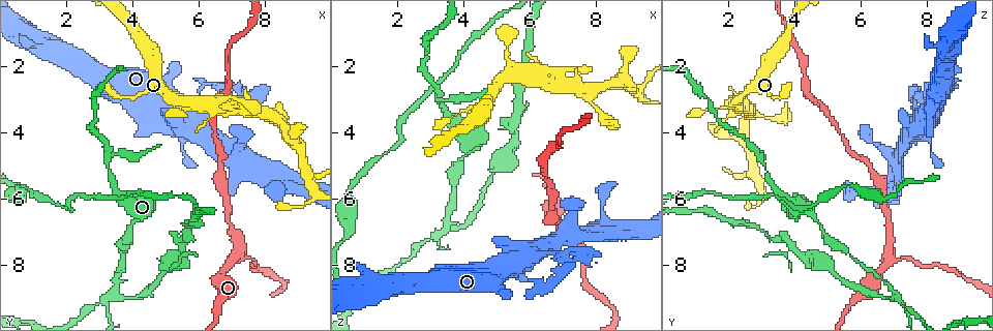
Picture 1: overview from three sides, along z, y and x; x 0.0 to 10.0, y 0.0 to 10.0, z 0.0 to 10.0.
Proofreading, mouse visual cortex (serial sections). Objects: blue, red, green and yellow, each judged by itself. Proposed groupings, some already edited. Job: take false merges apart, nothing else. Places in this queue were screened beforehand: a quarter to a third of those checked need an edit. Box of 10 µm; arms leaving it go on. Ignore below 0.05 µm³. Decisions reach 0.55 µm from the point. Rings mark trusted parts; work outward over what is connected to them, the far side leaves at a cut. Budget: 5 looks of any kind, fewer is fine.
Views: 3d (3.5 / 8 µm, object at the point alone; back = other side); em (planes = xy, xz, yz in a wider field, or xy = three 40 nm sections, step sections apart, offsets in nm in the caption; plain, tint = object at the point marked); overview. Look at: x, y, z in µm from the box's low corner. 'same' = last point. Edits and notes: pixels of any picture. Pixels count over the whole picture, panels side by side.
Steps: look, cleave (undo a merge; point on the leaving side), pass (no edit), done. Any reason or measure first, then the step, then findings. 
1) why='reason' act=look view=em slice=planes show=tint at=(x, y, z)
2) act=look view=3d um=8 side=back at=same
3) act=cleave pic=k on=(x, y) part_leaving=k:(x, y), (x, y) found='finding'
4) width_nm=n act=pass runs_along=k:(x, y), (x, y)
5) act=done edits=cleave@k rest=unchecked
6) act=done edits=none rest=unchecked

why='a fork' act=look view=3d um=3.5 at=(3.25, 4.75, 3.05)

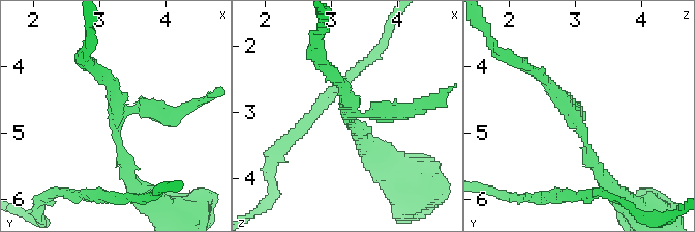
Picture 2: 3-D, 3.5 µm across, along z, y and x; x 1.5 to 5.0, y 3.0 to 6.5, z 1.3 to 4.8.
act=look view=em slice=xy step=1 show=tint at=(3.25, 4.75, 2.95)

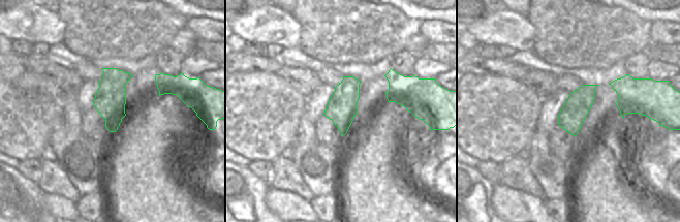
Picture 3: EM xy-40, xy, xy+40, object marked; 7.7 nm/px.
width_nm=240 act=cleave pic=2 on=(397, 106) part_leaving=2:(365, 114), (410, 111), (448, 90) found='a second cell is stuck on'

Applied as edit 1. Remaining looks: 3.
why='redraw' act=look view=overview

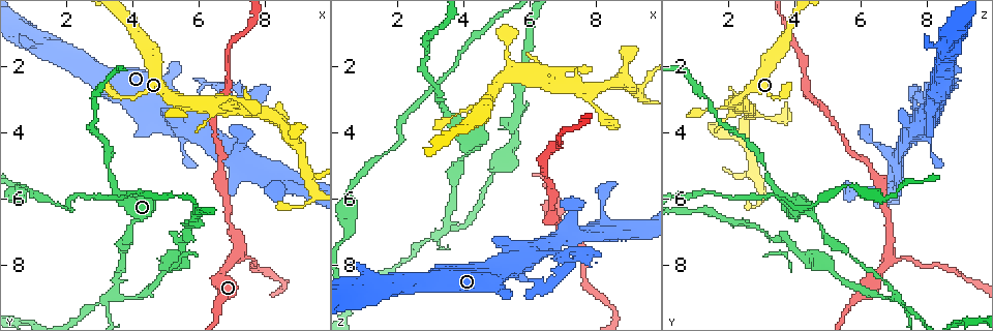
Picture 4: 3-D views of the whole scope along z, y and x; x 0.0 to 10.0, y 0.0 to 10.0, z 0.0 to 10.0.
why='abrupt turn' act=look view=3d um=3.5 at=(3.45, 8.80, 7.00)

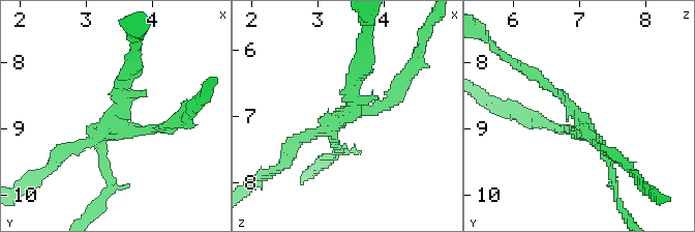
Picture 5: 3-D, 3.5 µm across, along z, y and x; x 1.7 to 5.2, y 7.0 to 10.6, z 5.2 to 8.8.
act=look view=em slice=xy step=3 show=tint at=(3.45, 8.80, 7.05)

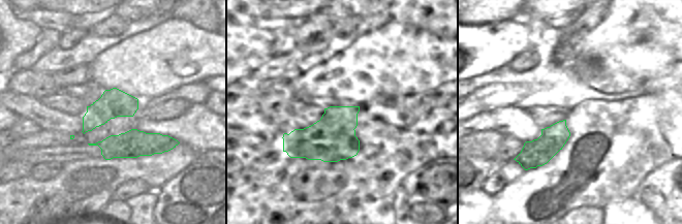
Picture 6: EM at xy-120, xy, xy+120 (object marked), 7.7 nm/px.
act=cleave pic=5 on=(556, 127) found='a second cell is stuck on'

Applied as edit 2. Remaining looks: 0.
act=done edits=cleave@2,cleave@5 rest=unchecked

